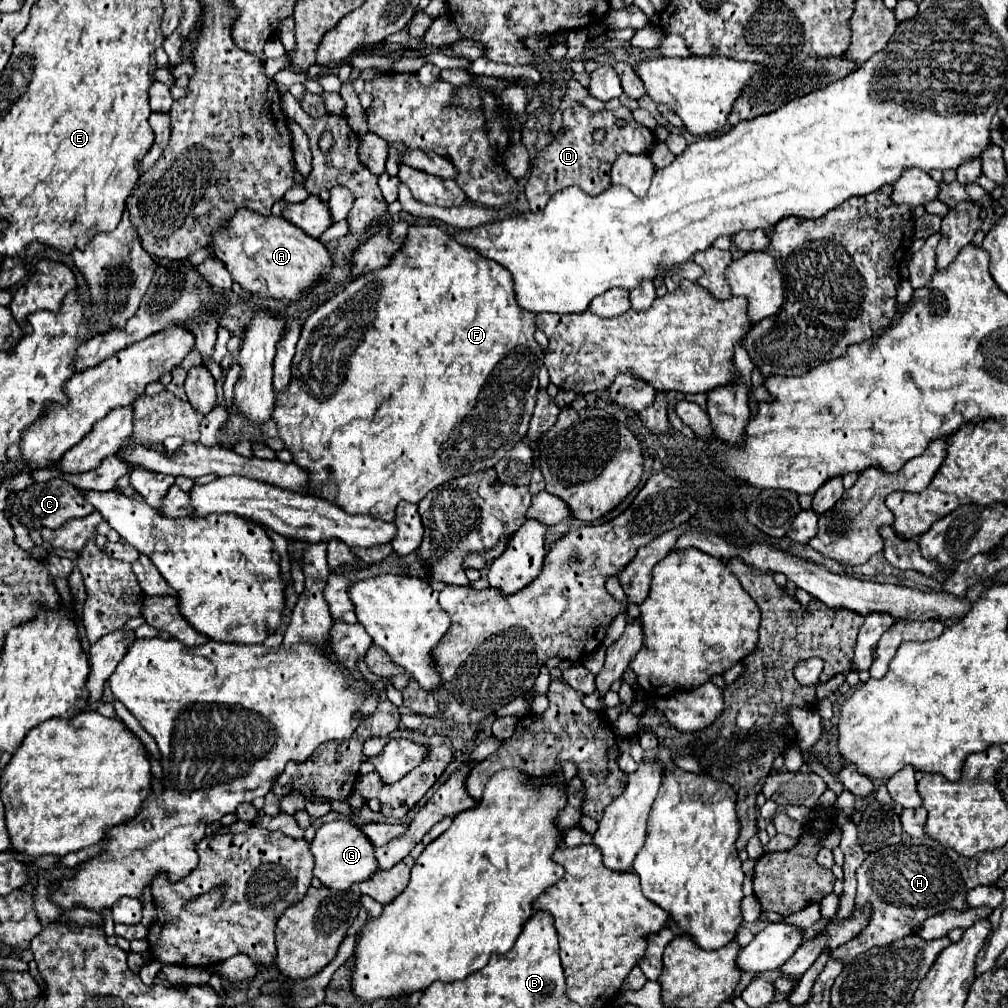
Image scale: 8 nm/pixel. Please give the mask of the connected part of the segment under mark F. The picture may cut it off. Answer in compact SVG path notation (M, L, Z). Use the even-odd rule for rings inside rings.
M410 226L408 240L392 256L388 266L352 280L342 292L310 312L296 344L292 382L286 392L276 392L276 412L272 414L272 420L276 422L278 434L286 448L294 454L294 462L312 472L310 478L316 496L328 498L332 504L338 504L350 514L366 514L392 522L394 510L402 500L418 504L430 490L448 480L492 468L516 442L526 436L536 406L538 370L546 356L546 350L536 342L534 332L536 314L520 308L516 302L512 276L504 266L484 258L474 248L466 248L464 244L456 242L454 236L438 226Z

